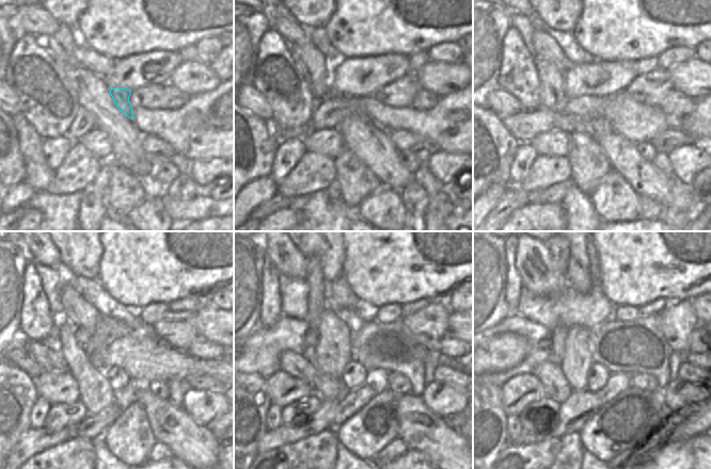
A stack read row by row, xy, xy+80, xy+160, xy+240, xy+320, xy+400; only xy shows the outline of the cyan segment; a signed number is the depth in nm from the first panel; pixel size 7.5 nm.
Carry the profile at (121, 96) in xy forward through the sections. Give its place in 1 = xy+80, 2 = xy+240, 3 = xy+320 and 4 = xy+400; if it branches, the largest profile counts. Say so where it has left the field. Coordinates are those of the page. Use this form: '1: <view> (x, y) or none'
1: xy+80 (360, 113)
2: xy+240 (117, 378)
3: xy+320 (354, 374)
4: xy+400 (598, 374)

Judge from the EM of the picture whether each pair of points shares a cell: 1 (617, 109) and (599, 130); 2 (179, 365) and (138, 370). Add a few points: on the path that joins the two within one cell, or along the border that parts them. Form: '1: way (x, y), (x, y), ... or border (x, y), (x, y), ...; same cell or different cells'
1: border (602, 116), (614, 130); different cells
2: way (169, 365), (148, 365); same cell

